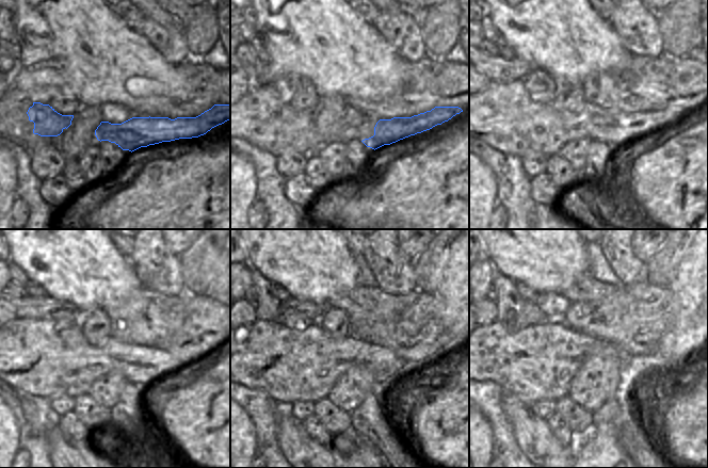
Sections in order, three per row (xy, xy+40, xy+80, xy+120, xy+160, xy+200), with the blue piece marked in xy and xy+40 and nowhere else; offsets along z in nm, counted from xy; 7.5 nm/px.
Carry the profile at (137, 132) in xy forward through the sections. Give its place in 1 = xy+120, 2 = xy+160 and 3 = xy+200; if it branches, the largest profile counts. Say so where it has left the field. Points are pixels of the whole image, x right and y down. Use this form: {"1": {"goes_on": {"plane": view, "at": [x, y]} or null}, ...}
{"1": {"goes_on": {"plane": "xy+120", "at": [165, 362]}}, "2": {"goes_on": {"plane": "xy+160", "at": [390, 358]}}, "3": {"goes_on": {"plane": "xy+200", "at": [623, 355]}}}

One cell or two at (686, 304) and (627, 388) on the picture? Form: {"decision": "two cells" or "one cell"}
{"decision": "one cell"}

